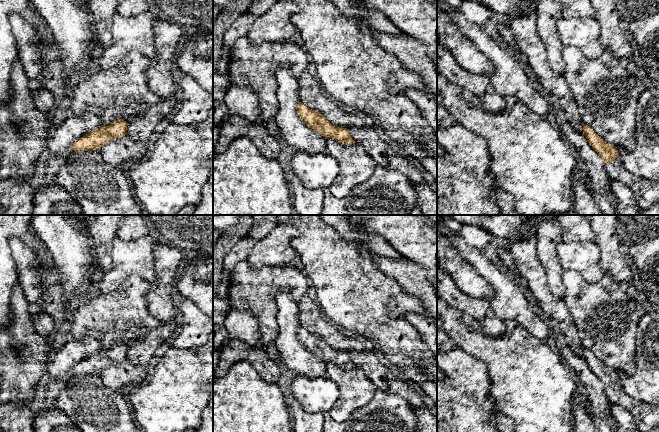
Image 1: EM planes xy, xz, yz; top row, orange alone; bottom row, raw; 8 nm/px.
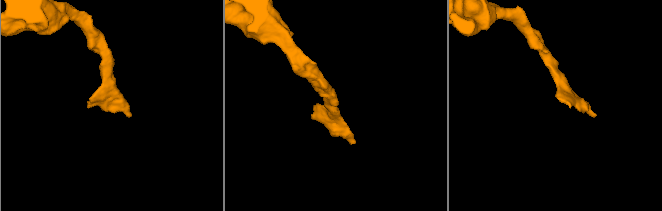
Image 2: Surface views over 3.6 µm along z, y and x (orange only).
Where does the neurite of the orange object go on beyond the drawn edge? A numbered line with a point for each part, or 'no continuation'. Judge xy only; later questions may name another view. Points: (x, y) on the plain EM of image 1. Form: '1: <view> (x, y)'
no continuation

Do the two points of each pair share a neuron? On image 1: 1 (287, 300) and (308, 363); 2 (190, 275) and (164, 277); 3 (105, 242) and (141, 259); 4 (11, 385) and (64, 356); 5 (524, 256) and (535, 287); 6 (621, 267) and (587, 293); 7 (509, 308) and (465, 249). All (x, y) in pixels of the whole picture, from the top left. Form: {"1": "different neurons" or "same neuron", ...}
{"1": "same neuron", "2": "different neurons", "3": "different neurons", "4": "different neurons", "5": "same neuron", "6": "different neurons", "7": "same neuron"}

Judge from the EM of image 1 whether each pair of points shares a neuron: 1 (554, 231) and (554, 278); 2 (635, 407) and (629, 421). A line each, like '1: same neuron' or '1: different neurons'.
1: same neuron
2: different neurons

